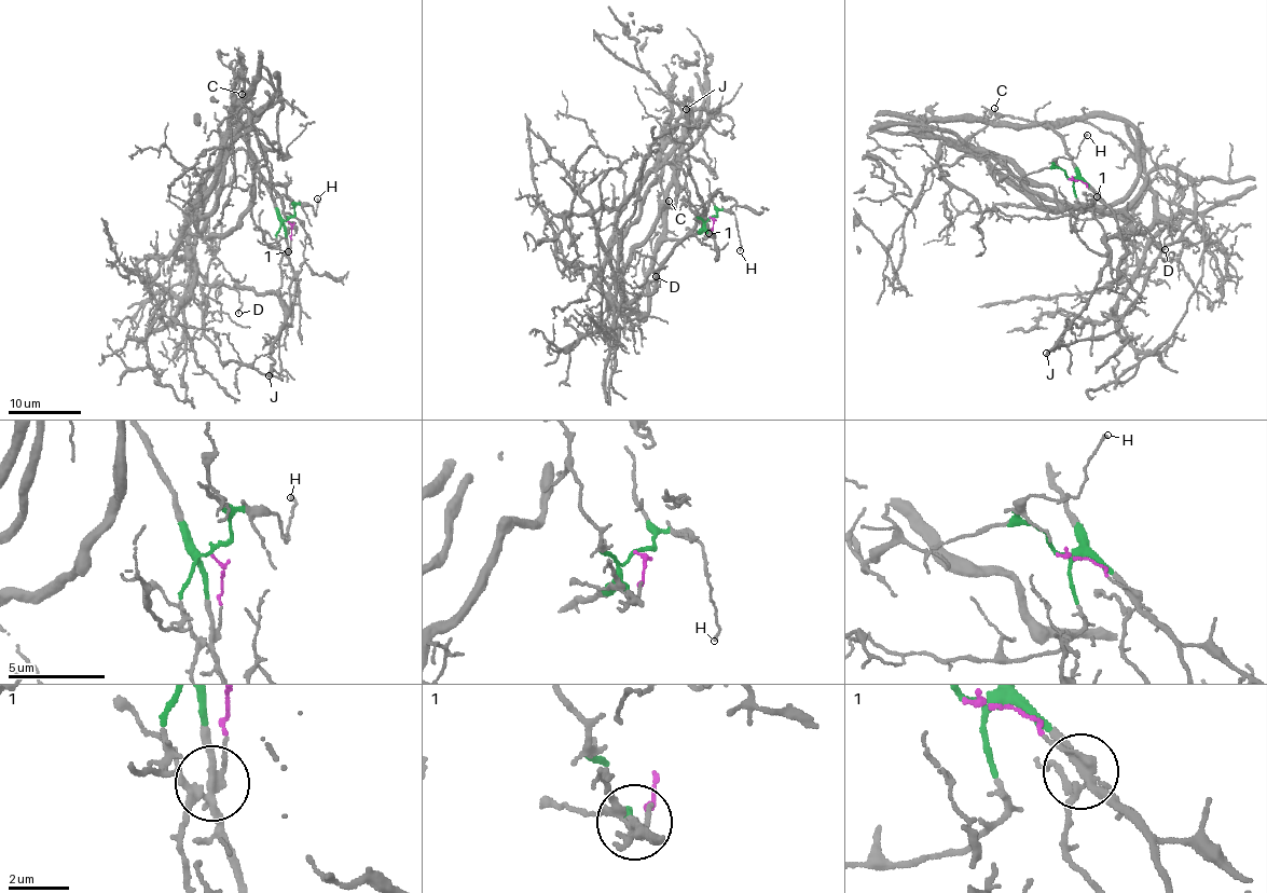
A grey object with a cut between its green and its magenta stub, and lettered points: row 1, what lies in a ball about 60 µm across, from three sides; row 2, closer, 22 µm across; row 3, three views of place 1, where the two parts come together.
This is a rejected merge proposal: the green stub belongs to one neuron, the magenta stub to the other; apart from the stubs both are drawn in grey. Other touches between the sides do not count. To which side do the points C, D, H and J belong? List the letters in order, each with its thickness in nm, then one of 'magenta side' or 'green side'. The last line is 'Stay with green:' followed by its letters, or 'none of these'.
C: calibre 100 nm; green side
D: calibre 100 nm; magenta side
H: calibre 110 nm; green side
J: calibre 320 nm; magenta side
Stay with green: C, H

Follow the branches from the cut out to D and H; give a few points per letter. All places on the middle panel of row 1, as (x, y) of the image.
D: (708, 218), (712, 232), (708, 234), (700, 220), (682, 238), (653, 283), (656, 292), (660, 282), (657, 276)
H: (708, 218), (720, 209), (729, 209), (734, 215), (739, 251)

